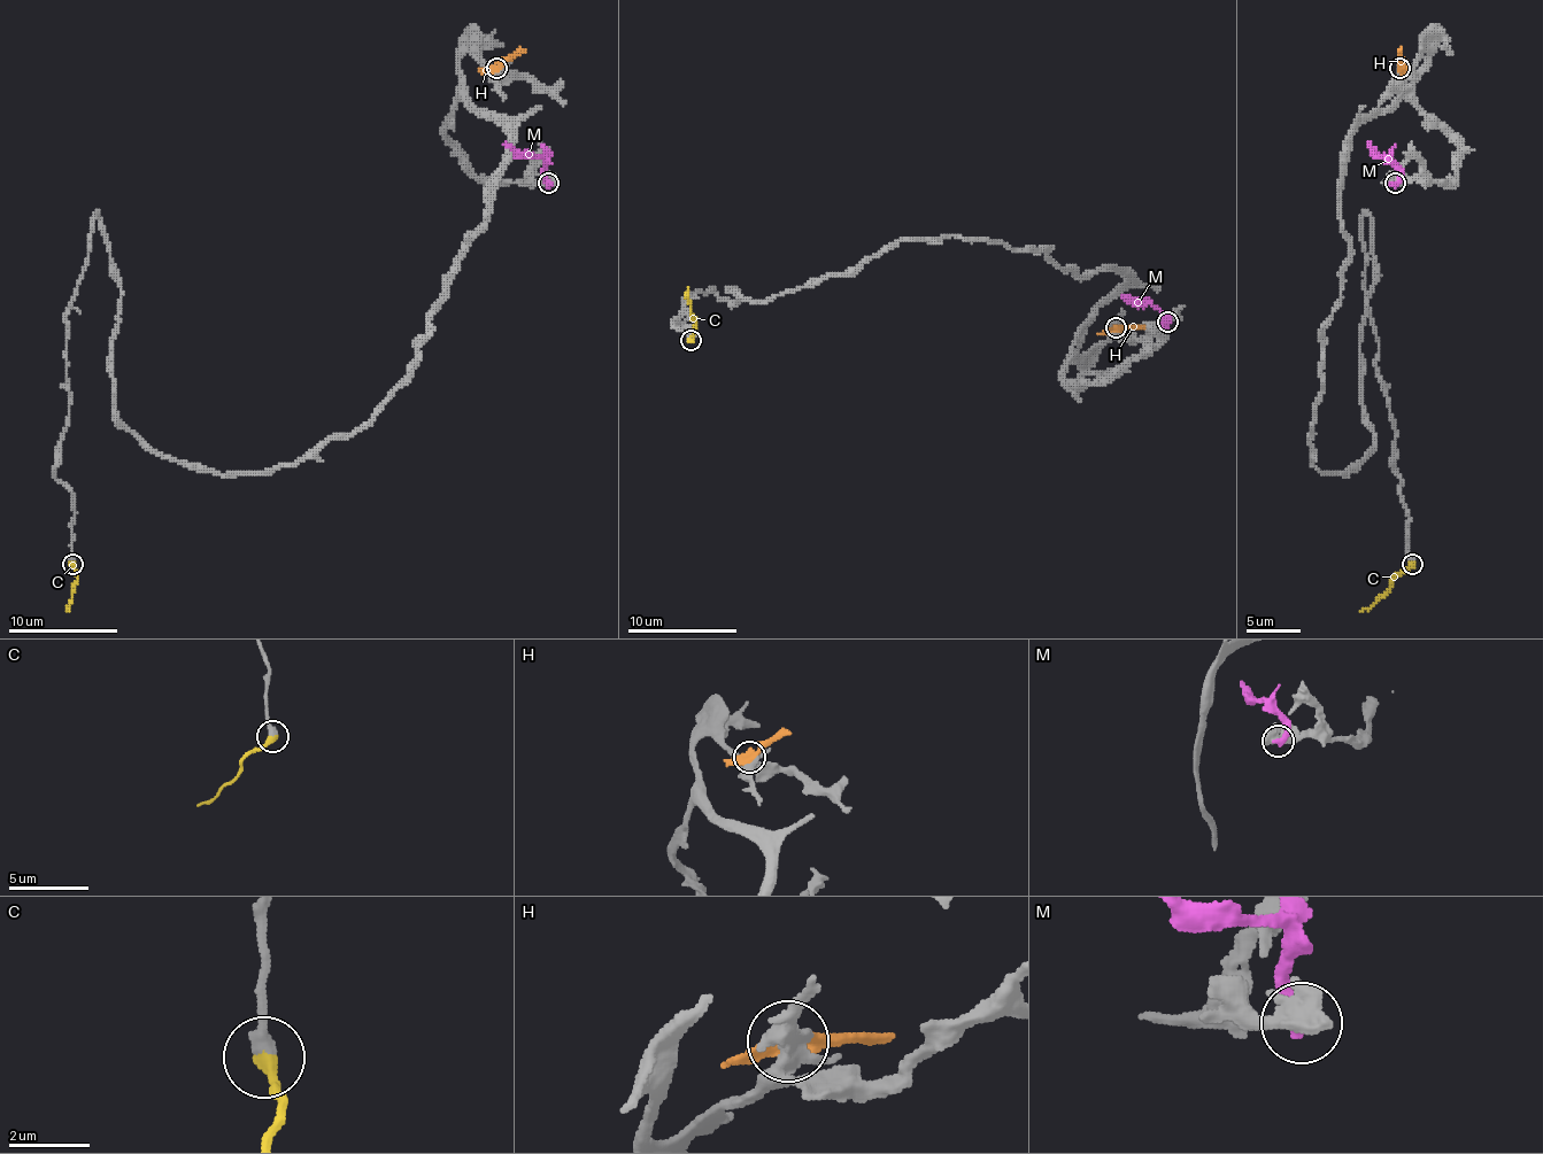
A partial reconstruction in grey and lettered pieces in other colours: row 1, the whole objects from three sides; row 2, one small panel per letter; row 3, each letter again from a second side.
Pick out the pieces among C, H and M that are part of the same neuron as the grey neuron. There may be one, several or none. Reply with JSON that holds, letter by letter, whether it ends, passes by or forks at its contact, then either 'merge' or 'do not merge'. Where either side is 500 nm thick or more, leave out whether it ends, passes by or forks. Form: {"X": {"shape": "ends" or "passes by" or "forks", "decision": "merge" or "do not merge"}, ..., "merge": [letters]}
{"C": {"shape": "ends", "decision": "merge"}, "H": {"shape": "passes by", "decision": "do not merge"}, "M": {"decision": "do not merge"}, "merge": ["C"]}

